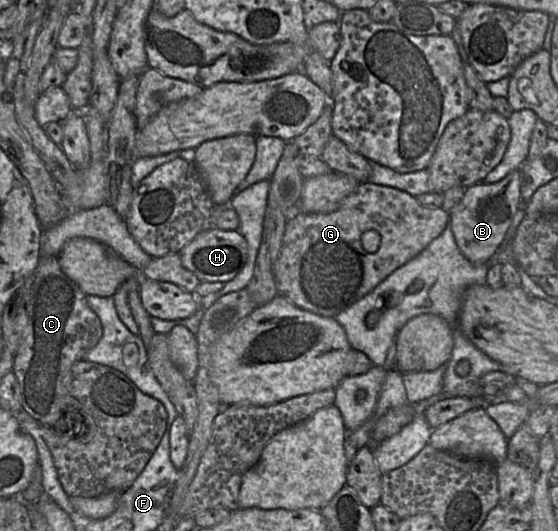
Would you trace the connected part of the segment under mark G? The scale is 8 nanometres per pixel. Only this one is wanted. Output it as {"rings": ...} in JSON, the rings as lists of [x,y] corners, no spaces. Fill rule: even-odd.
{"rings":[[[371,182],[360,183],[356,189],[343,199],[339,207],[330,213],[302,213],[294,210],[290,213],[285,224],[282,243],[279,255],[274,265],[274,277],[278,295],[283,296],[294,305],[301,309],[313,312],[327,317],[336,317],[340,312],[344,311],[352,304],[372,292],[384,279],[386,279],[396,269],[403,266],[411,259],[419,255],[435,238],[440,236],[449,224],[449,212],[442,207],[429,208],[421,205],[417,198],[402,190],[376,185]],[[369,230],[376,231],[381,238],[380,246],[375,252],[368,252],[362,245],[362,235]]]}

